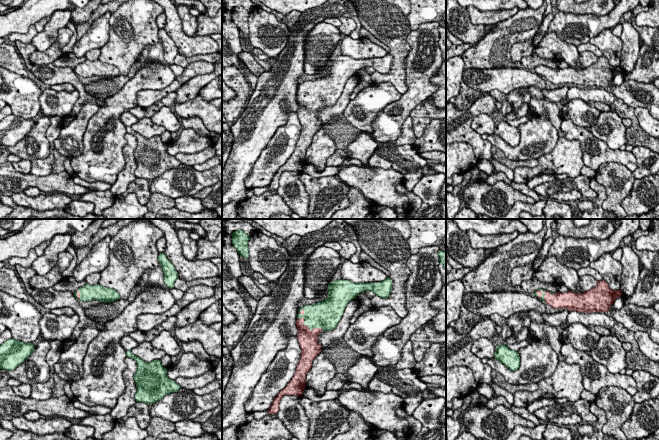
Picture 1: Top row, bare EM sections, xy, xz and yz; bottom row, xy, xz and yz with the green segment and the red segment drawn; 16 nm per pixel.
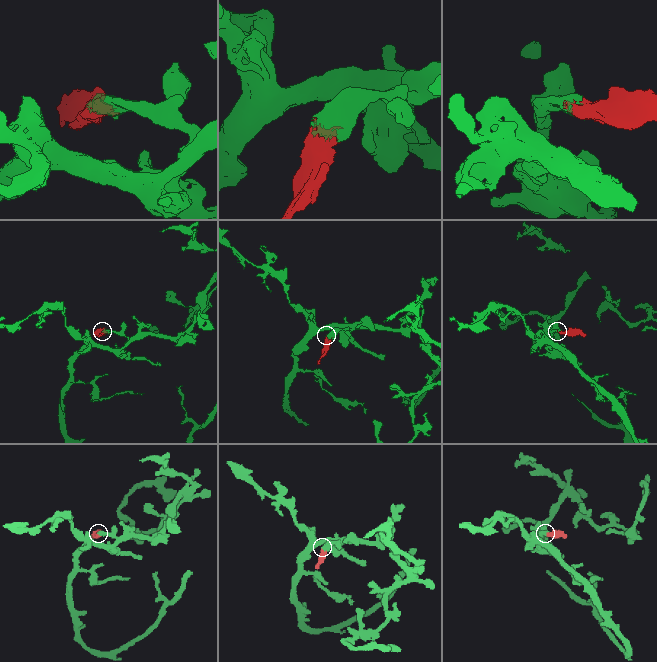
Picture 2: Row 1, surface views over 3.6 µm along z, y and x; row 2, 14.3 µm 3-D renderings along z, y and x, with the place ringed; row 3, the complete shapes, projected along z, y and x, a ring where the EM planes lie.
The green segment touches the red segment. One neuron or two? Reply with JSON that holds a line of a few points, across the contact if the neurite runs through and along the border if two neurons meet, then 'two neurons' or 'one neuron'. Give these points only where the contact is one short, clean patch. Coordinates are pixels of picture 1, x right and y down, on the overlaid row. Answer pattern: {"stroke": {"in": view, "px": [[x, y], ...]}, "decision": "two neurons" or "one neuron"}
{"decision": "one neuron"}

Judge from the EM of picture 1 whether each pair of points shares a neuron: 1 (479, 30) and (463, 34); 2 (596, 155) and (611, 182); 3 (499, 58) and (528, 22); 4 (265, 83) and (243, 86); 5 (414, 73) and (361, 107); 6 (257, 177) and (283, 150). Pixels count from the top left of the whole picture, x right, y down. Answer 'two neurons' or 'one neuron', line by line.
1: one neuron
2: two neurons
3: one neuron
4: two neurons
5: two neurons
6: one neuron

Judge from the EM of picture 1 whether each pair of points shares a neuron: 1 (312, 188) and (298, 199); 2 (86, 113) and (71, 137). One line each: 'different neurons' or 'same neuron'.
1: different neurons
2: same neuron

